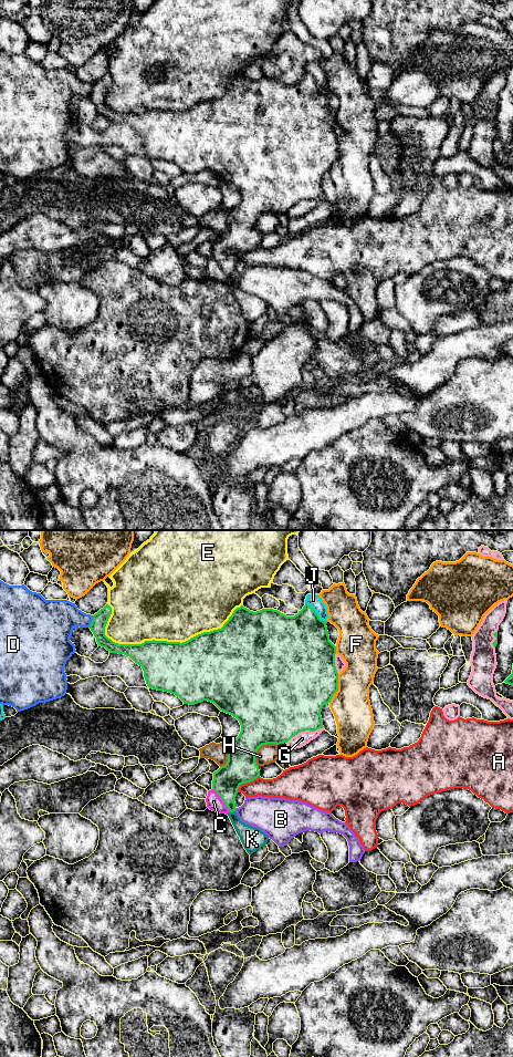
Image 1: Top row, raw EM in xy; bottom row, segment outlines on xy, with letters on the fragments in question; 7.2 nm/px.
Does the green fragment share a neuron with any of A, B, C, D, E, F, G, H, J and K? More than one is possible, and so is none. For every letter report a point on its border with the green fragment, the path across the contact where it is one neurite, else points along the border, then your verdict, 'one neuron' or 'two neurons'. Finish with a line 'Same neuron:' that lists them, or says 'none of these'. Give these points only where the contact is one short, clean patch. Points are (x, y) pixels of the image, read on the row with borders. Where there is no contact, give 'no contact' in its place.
A: xy (247, 781) | two neurons
B: xy (236, 808) | two neurons
C: xy (221, 799) | along xy (212, 788), (230, 811) | two neurons
D: xy (92, 621) | along xy (93, 615), (89, 627) | two neurons
E: xy (175, 642) | two neurons
F: xy (337, 688) | two neurons
G: xy (304, 731) | two neurons
H: xy (258, 748) | two neurons
J: xy (316, 613) | two neurons
K: xy (232, 811) | along xy (234, 810), (230, 812) | two neurons
Same neuron: none of these

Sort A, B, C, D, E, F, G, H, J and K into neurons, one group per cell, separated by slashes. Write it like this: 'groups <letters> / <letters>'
groups A / B / C K / D / E / F / G / H / J

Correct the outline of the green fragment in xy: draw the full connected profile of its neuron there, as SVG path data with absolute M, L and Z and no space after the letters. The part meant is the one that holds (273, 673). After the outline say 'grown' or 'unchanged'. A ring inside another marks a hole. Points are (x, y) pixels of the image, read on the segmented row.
M305 603L303 609L299 611L294 616L286 616L278 610L273 609L262 609L260 611L253 612L249 609L241 605L237 608L229 620L223 624L221 629L213 630L210 632L203 632L198 634L186 642L167 642L167 641L145 641L142 644L118 644L113 642L105 635L105 626L112 614L112 608L106 604L97 613L93 615L92 623L90 625L91 631L96 638L98 646L105 647L109 653L118 653L129 656L136 664L138 664L144 671L144 677L146 684L149 688L164 691L171 694L175 694L179 697L184 704L195 705L203 701L213 703L220 711L232 715L235 717L240 725L241 732L239 736L230 742L227 742L228 745L228 761L224 766L221 766L217 771L213 773L212 789L220 796L221 800L228 807L230 812L235 811L235 796L238 789L242 784L253 781L260 777L259 766L255 761L255 754L262 745L266 744L284 744L287 743L292 737L297 735L301 732L310 730L315 732L320 728L323 728L323 719L321 712L324 705L328 704L333 695L338 691L338 673L335 666L335 654L336 646L329 641L329 635L327 631L326 623L320 619L317 613L313 610L312 607Z; unchanged

